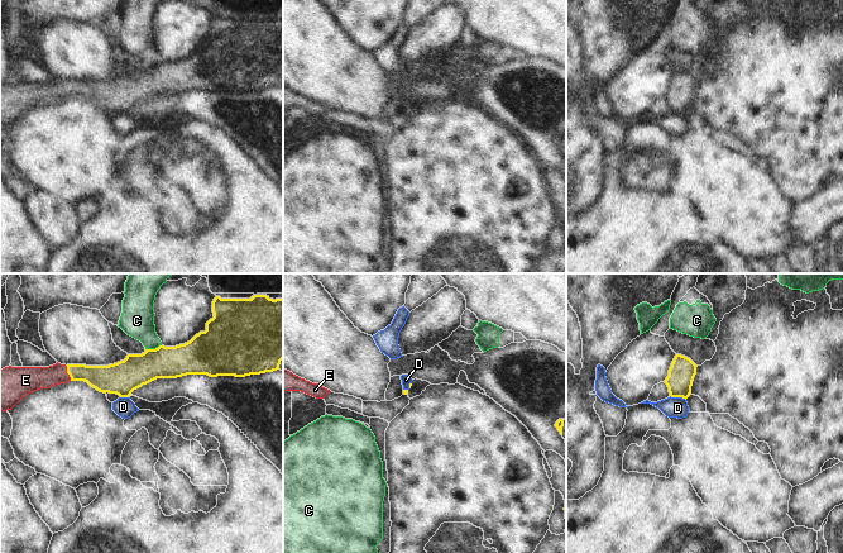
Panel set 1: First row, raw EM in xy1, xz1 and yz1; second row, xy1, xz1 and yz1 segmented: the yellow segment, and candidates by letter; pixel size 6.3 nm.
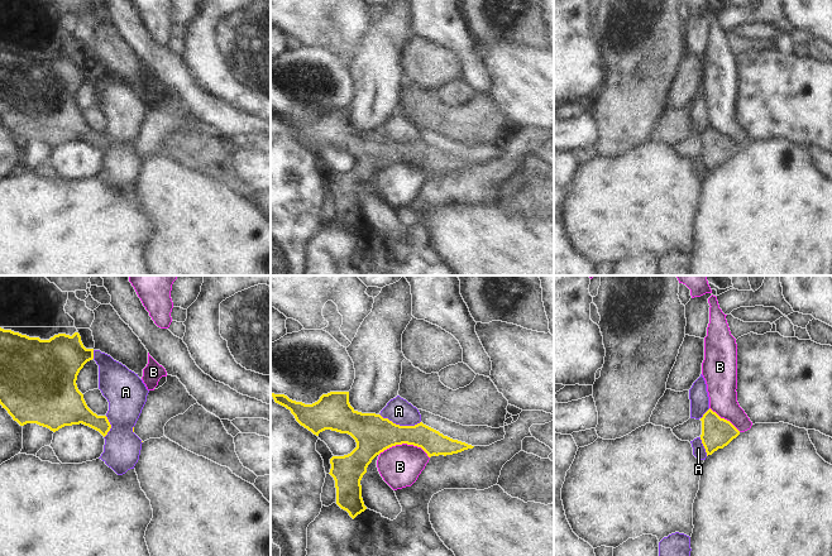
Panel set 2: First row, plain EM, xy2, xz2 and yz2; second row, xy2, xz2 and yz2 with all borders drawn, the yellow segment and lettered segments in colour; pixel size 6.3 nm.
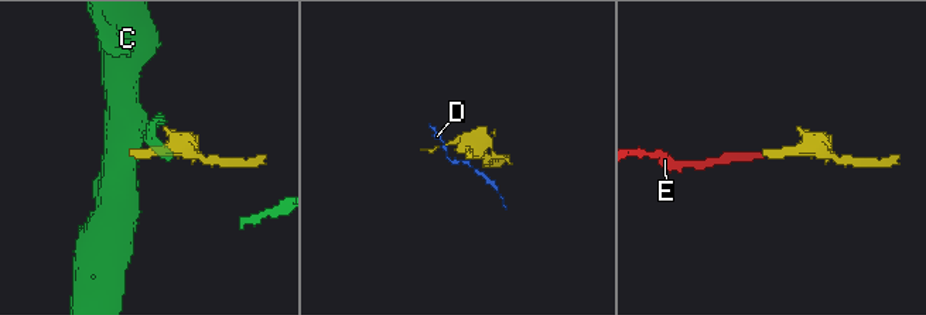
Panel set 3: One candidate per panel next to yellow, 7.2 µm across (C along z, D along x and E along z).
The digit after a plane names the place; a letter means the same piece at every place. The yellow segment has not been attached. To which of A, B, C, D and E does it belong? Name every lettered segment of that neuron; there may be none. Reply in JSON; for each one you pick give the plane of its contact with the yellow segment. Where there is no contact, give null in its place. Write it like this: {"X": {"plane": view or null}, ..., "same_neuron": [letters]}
{"E": {"plane": "xy1"}, "same_neuron": ["E"]}

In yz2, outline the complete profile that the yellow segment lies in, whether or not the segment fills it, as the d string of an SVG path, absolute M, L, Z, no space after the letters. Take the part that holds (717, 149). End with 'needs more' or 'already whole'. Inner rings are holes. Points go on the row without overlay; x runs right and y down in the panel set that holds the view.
M711 125L703 131L700 157L707 173L727 163L740 152L740 148L727 136L721 135Z | already whole

